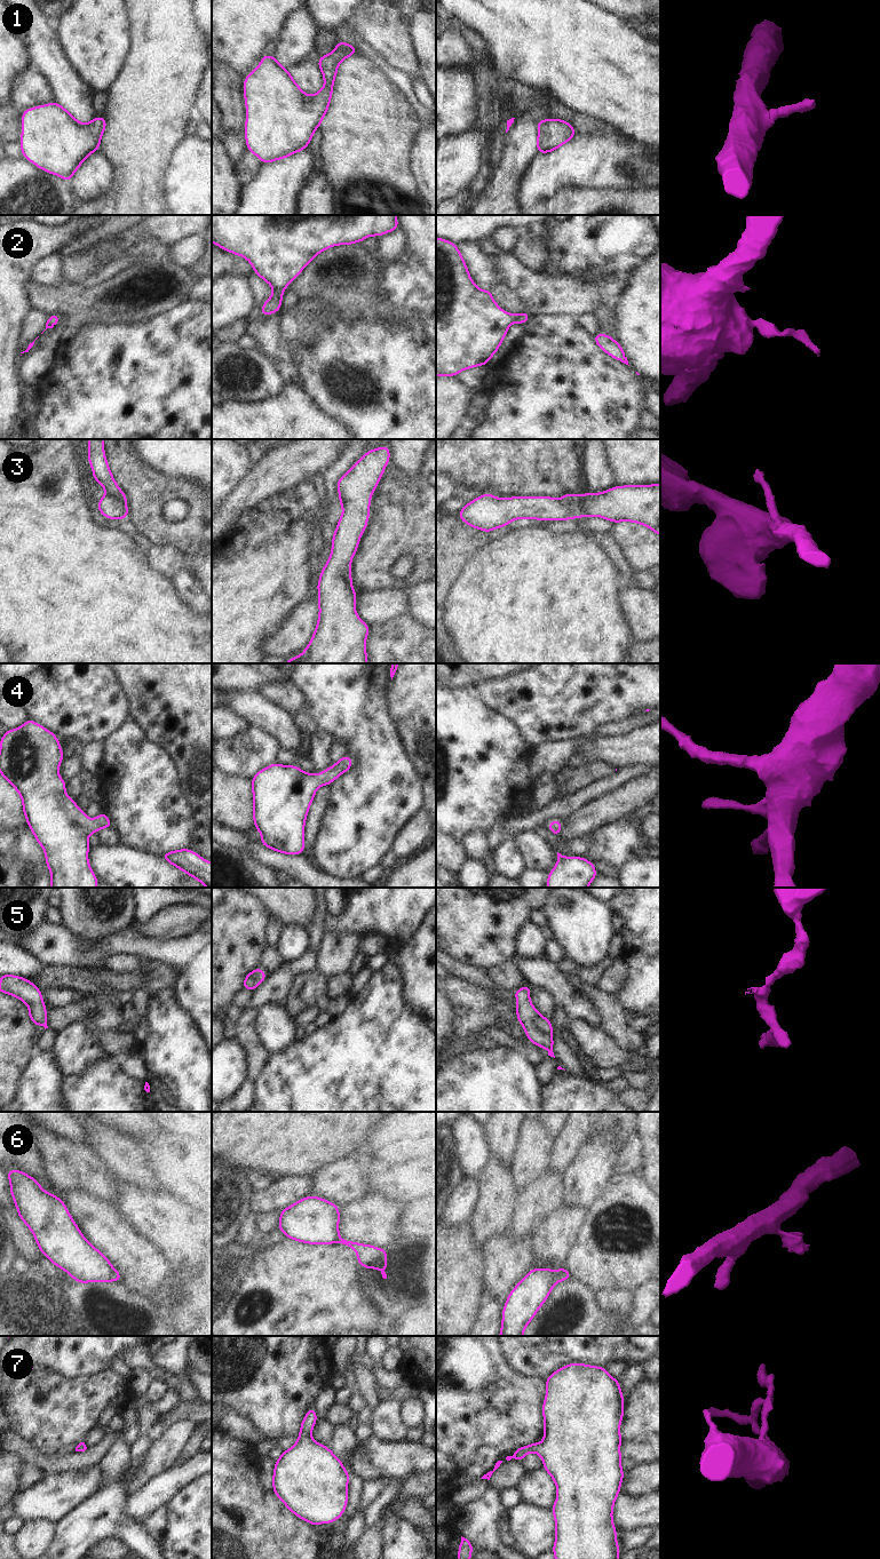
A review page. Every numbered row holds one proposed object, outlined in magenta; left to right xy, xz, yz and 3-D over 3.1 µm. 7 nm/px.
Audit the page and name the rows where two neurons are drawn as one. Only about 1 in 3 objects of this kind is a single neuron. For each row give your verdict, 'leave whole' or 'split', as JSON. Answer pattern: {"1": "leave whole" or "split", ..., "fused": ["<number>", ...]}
{"1": "leave whole", "2": "leave whole", "3": "split", "4": "leave whole", "5": "leave whole", "6": "split", "7": "leave whole", "fused": ["3", "6"]}

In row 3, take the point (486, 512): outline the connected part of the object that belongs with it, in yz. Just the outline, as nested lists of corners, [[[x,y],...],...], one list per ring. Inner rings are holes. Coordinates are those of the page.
[[[484,493],[476,498],[459,511],[458,517],[467,525],[491,533],[498,527],[508,526],[514,519],[538,519],[538,520],[565,520],[569,516],[570,504],[563,499],[549,496],[513,496],[497,499],[494,494]]]

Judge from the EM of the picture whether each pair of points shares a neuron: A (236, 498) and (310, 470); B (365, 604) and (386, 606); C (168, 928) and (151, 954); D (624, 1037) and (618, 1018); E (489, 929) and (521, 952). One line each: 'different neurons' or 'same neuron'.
A: same neuron
B: same neuron
C: different neurons
D: same neuron
E: different neurons

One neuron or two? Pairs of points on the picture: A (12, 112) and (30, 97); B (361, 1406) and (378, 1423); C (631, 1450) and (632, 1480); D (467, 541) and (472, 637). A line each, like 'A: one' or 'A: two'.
A: two
B: two
C: two
D: two

